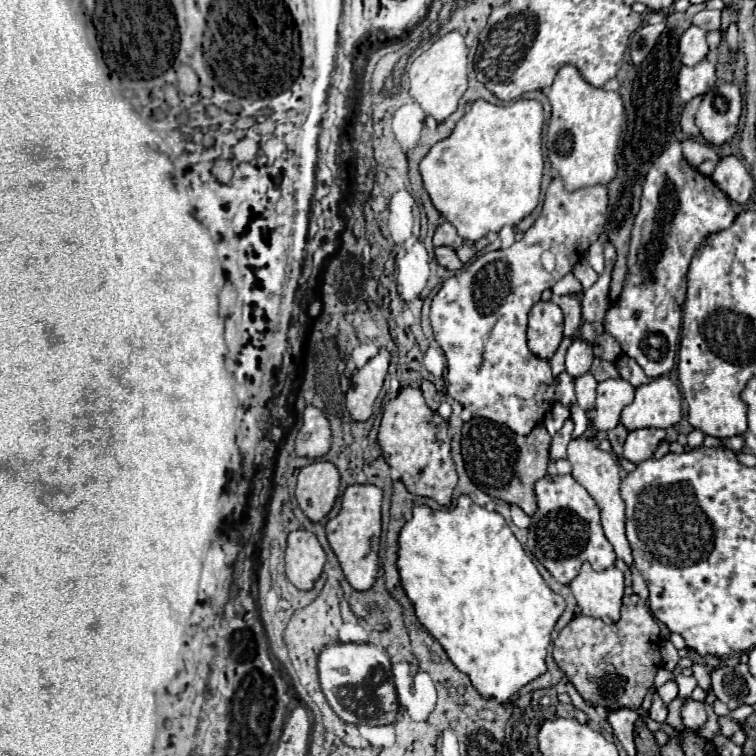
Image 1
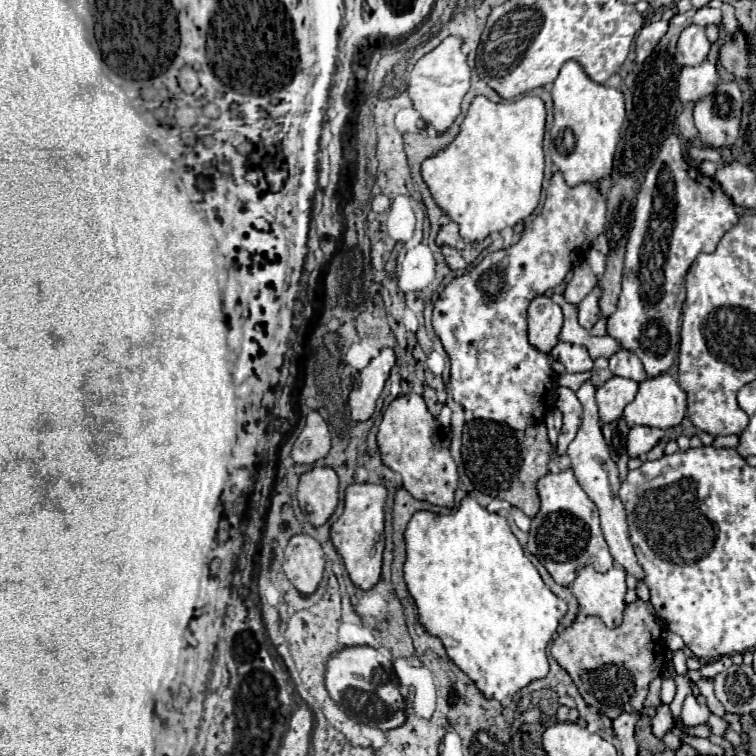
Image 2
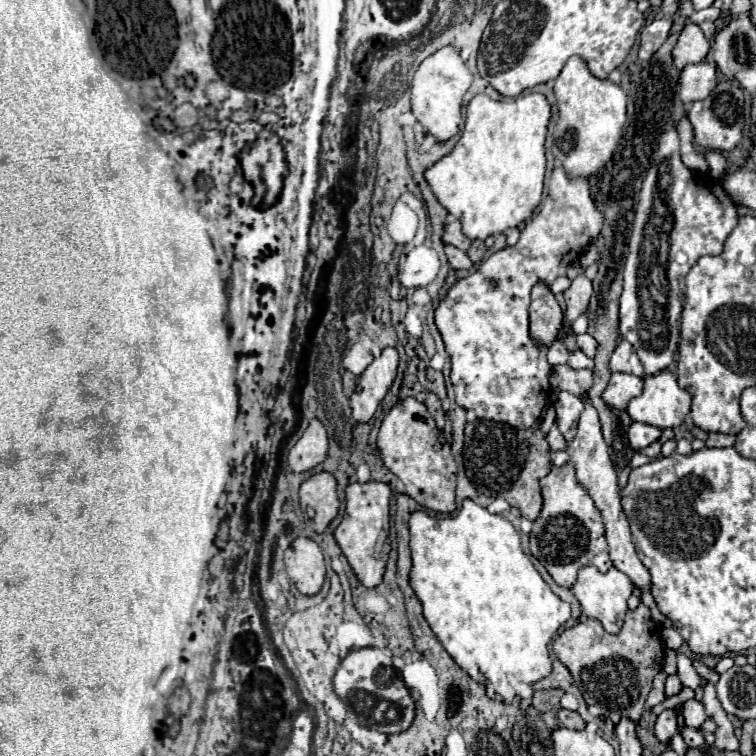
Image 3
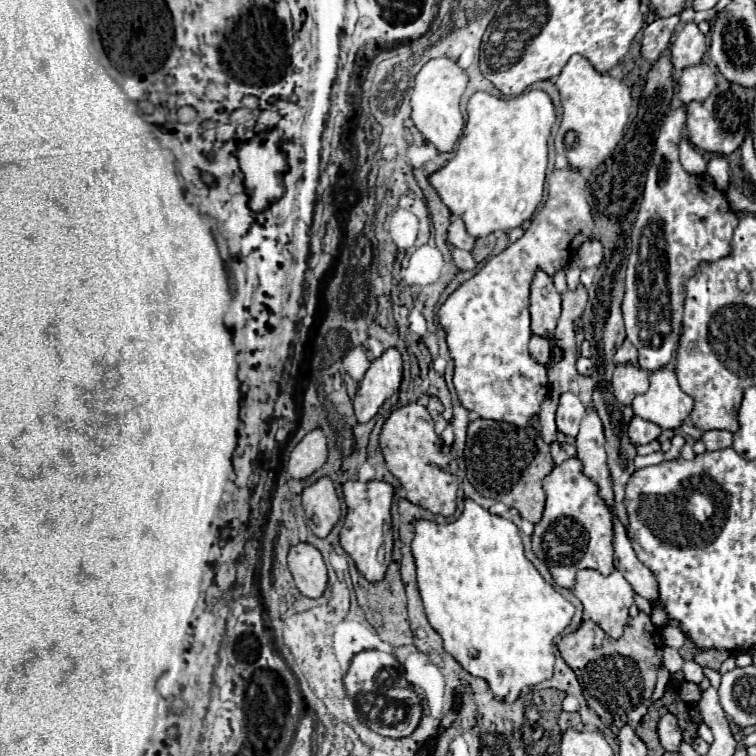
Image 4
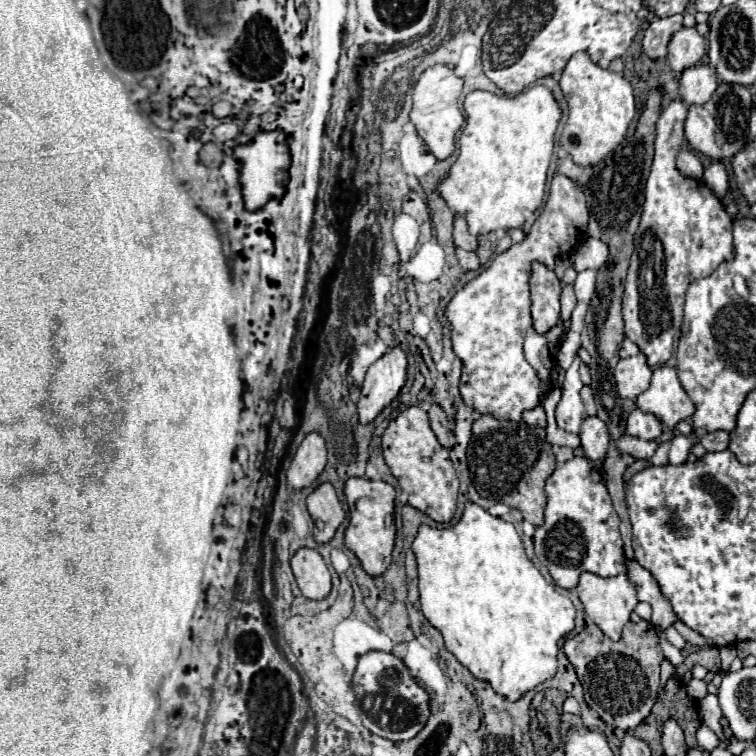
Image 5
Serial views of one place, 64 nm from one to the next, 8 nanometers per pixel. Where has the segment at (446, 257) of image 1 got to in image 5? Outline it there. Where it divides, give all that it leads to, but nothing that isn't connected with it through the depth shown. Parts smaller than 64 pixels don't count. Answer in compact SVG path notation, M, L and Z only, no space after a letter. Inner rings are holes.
M456 248L456 258L458 258L458 262L460 262L464 272L480 268L480 260L478 260L476 252L468 252L468 250L462 250L462 248Z

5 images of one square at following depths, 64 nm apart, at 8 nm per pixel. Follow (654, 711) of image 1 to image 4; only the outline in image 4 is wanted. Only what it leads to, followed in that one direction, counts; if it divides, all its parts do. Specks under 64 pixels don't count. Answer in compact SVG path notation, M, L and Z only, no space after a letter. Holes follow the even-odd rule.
M666 712L660 722L658 722L658 736L660 736L660 744L668 750L668 752L678 752L678 744L682 740L682 730L676 724L676 716Z

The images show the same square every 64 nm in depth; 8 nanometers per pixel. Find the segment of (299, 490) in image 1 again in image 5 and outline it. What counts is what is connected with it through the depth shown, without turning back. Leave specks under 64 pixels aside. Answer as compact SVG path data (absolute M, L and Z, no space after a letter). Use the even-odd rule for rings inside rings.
M330 482L320 484L308 498L306 498L308 512L314 520L314 538L316 542L328 542L338 526L342 524L346 512L340 506L340 500L334 492L334 486Z

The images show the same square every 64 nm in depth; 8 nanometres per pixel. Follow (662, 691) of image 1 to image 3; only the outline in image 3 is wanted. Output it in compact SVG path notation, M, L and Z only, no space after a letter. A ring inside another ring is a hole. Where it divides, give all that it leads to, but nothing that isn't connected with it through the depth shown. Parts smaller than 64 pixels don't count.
M677 674L669 675L665 682L665 696L669 698L680 692L683 685L681 684Z

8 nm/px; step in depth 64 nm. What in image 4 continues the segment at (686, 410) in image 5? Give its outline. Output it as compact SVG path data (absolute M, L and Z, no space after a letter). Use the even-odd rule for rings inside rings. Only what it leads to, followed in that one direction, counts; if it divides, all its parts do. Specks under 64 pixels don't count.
M672 368L650 374L650 388L632 400L634 416L654 422L660 428L678 428L692 412L694 400L682 392Z

